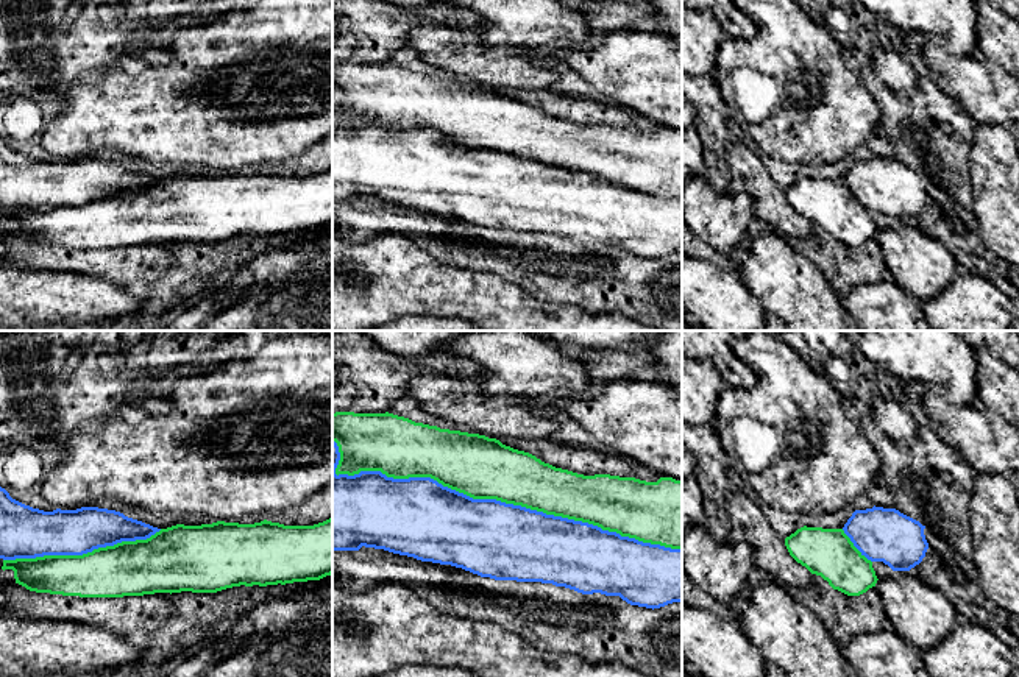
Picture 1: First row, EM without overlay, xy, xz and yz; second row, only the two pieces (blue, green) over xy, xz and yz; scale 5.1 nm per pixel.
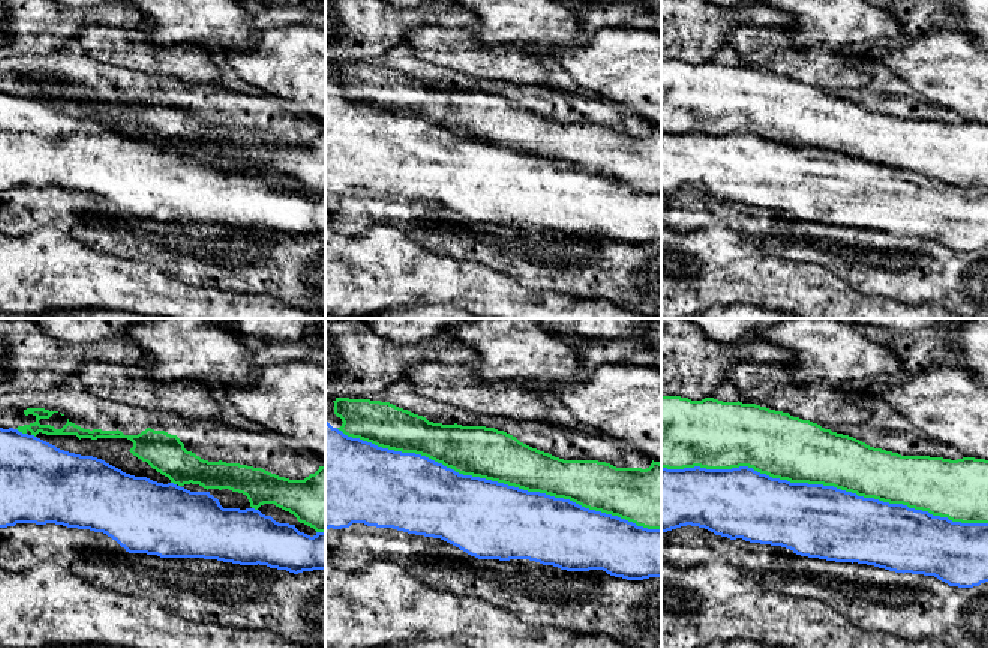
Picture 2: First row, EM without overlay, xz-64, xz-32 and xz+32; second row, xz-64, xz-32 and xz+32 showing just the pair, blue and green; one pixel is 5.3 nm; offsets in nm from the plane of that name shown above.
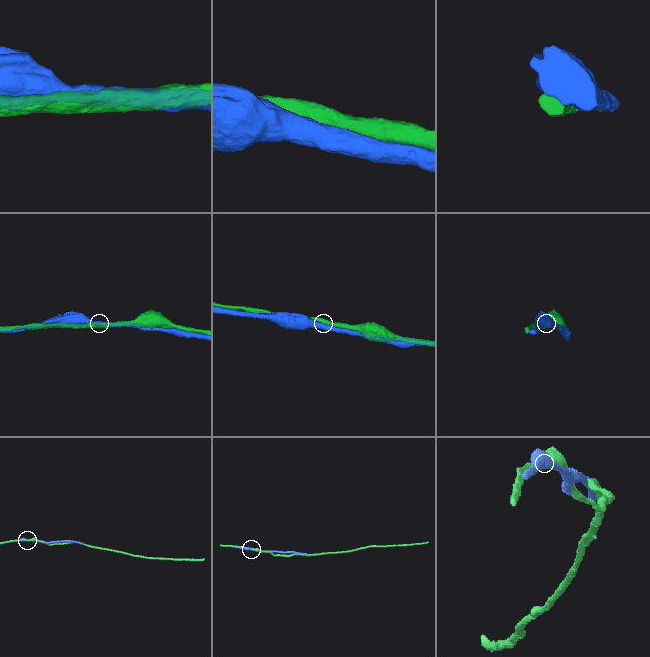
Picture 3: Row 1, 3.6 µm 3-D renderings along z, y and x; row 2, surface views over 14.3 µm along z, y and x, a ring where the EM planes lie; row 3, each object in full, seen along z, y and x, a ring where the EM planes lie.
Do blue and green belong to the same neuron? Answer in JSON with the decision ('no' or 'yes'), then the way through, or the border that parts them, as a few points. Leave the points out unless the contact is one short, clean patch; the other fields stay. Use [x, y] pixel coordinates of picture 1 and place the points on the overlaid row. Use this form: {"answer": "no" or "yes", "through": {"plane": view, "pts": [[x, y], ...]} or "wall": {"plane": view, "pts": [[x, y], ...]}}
{"answer": "no"}

